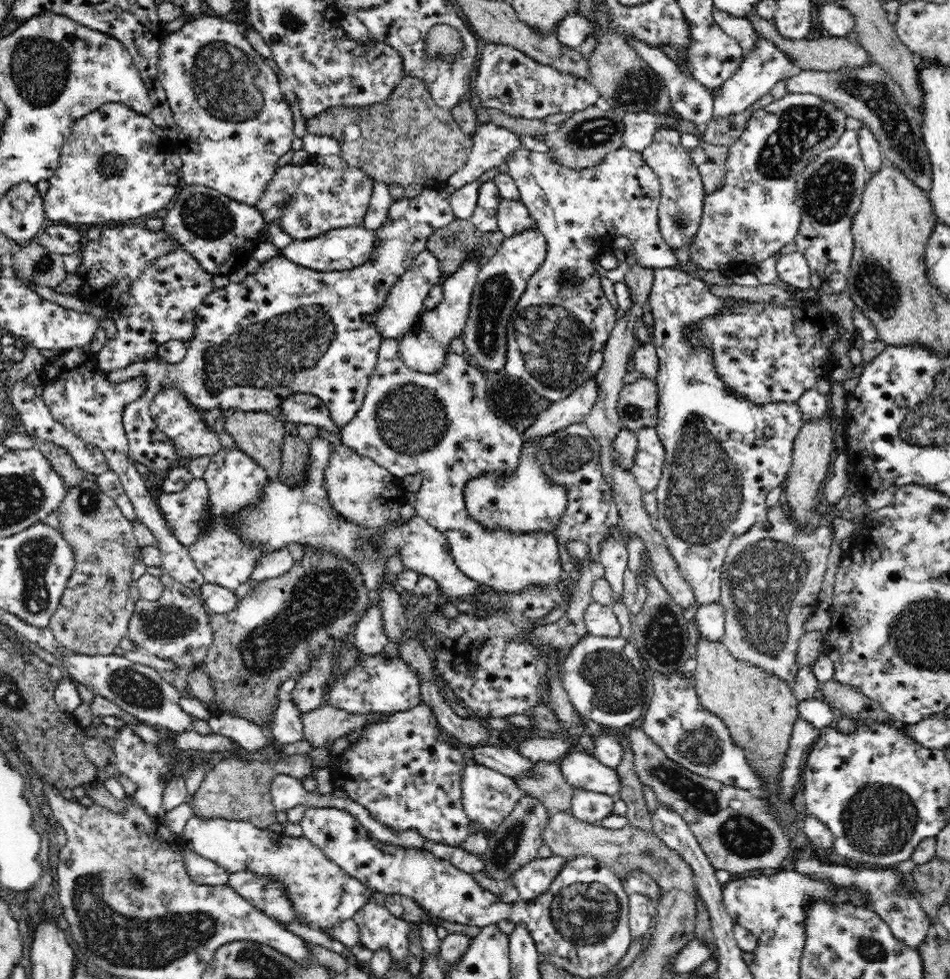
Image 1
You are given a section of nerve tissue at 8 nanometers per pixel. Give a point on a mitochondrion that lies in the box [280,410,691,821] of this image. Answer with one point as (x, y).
(613, 685)

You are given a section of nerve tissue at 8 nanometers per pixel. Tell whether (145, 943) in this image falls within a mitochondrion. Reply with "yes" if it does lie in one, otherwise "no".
yes

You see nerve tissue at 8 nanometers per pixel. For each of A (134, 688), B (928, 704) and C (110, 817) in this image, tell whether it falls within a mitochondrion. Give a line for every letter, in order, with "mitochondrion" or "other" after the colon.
A: mitochondrion
B: other
C: other

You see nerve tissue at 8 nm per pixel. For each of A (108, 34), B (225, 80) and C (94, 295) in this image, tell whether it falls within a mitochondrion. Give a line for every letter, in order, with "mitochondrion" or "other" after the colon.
A: other
B: mitochondrion
C: other

